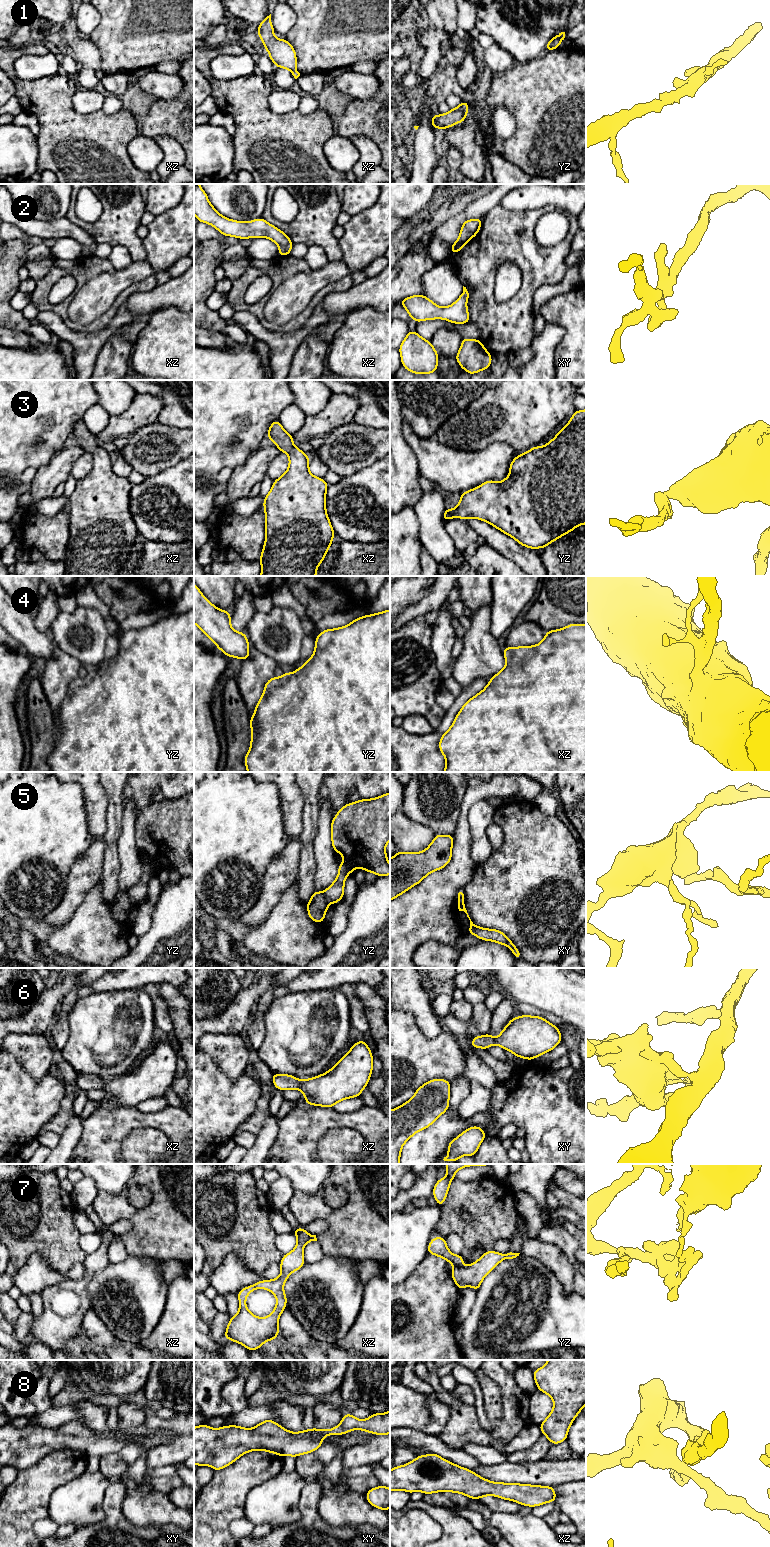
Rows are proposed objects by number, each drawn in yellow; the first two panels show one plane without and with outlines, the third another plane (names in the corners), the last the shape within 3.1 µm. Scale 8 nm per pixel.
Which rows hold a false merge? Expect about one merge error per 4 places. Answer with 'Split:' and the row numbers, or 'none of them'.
Split: 5, 7

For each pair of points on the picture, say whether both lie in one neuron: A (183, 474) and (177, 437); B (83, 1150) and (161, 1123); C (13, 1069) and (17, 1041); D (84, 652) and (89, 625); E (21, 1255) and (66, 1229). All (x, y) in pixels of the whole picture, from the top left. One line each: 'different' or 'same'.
A: different
B: same
C: different
D: same
E: same

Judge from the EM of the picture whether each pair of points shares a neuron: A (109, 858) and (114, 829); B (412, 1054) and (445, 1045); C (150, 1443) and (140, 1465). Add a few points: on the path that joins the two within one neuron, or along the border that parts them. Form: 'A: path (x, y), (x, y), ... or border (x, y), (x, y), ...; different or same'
A: path (111, 851), (112, 836); same
B: path (420, 1054), (437, 1053); same
C: path (145, 1448), (142, 1460); same

